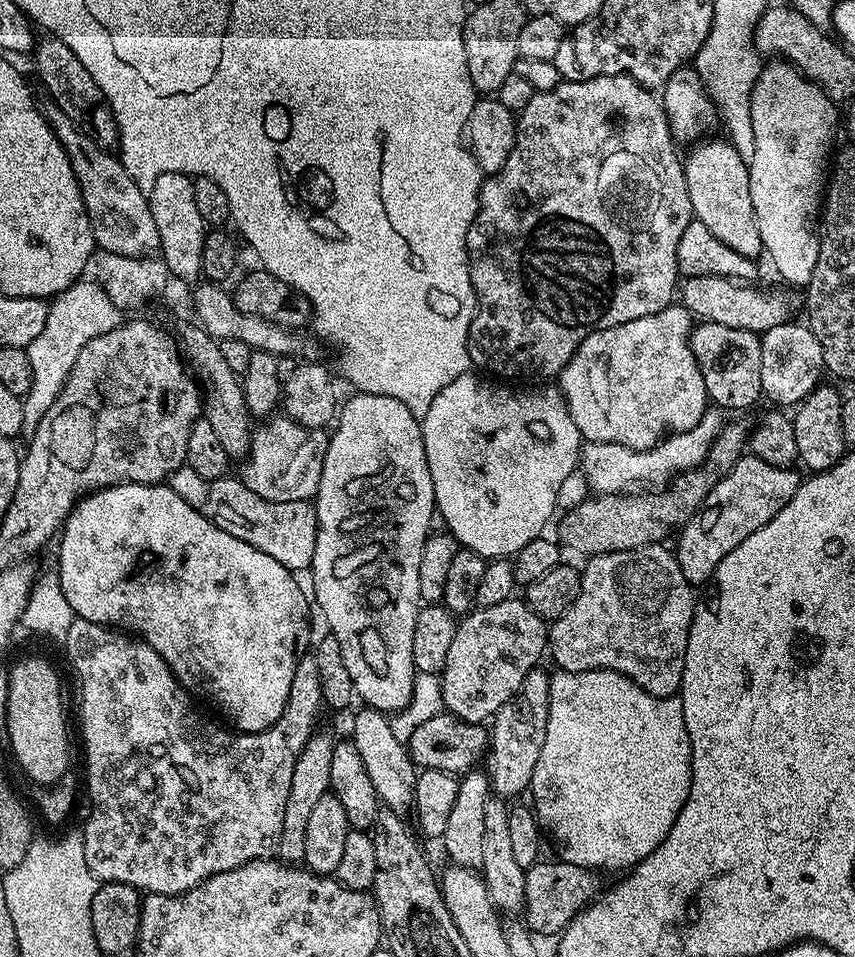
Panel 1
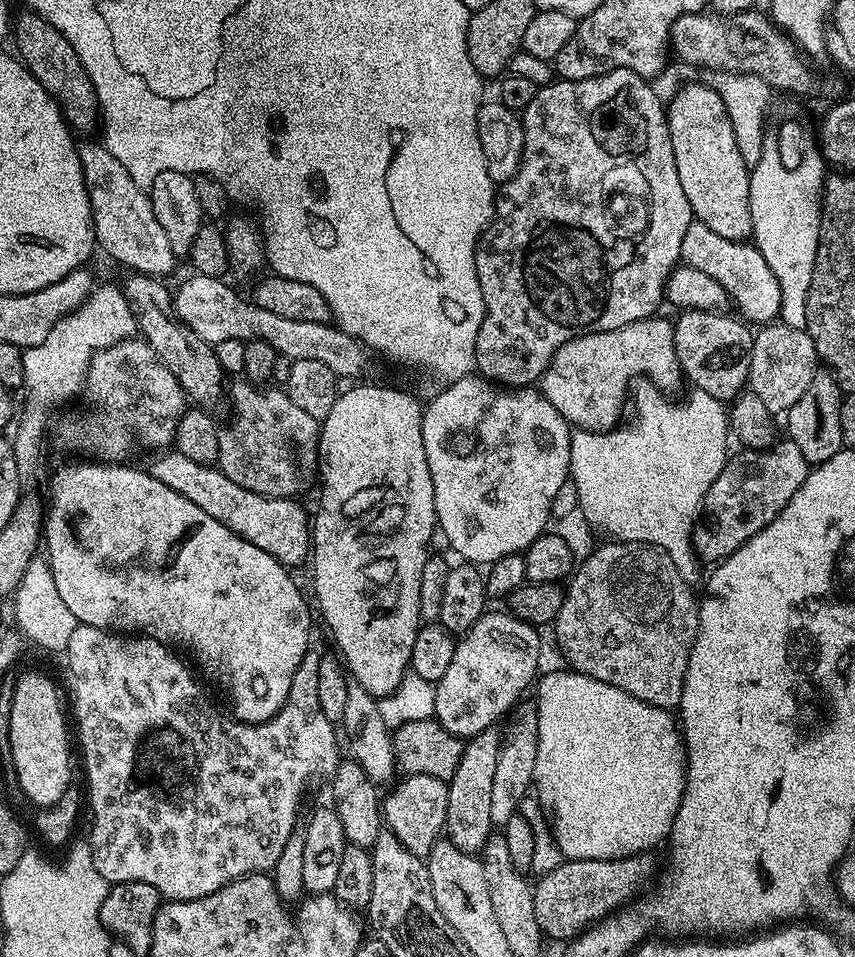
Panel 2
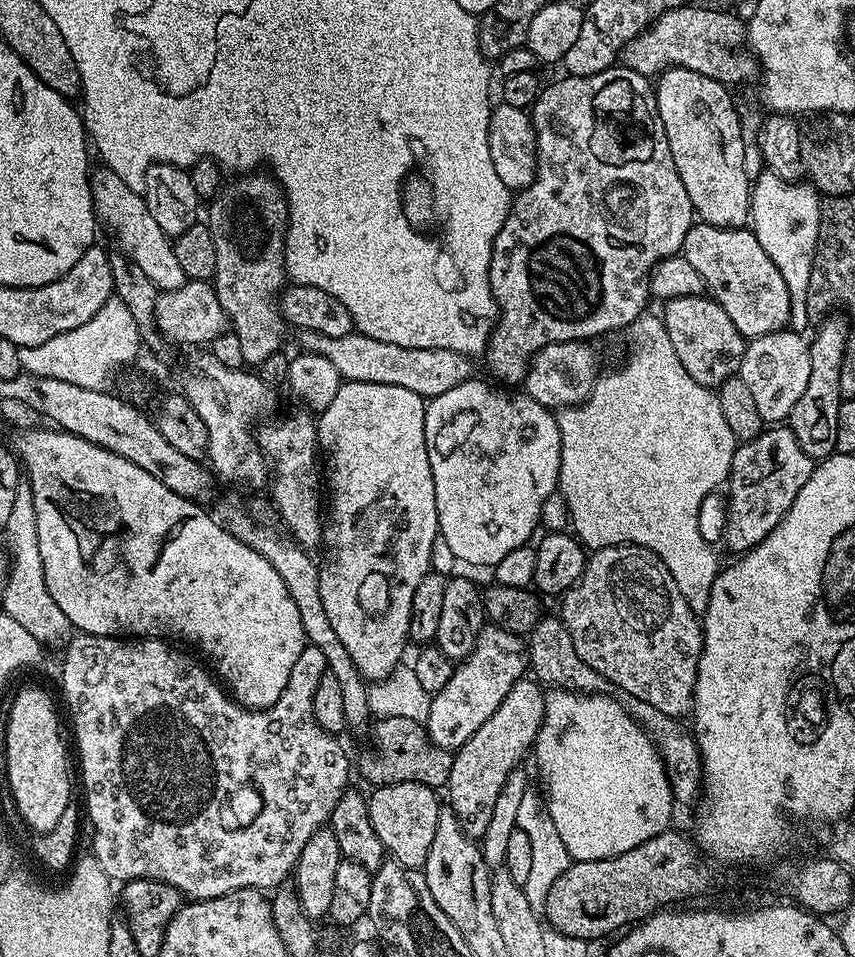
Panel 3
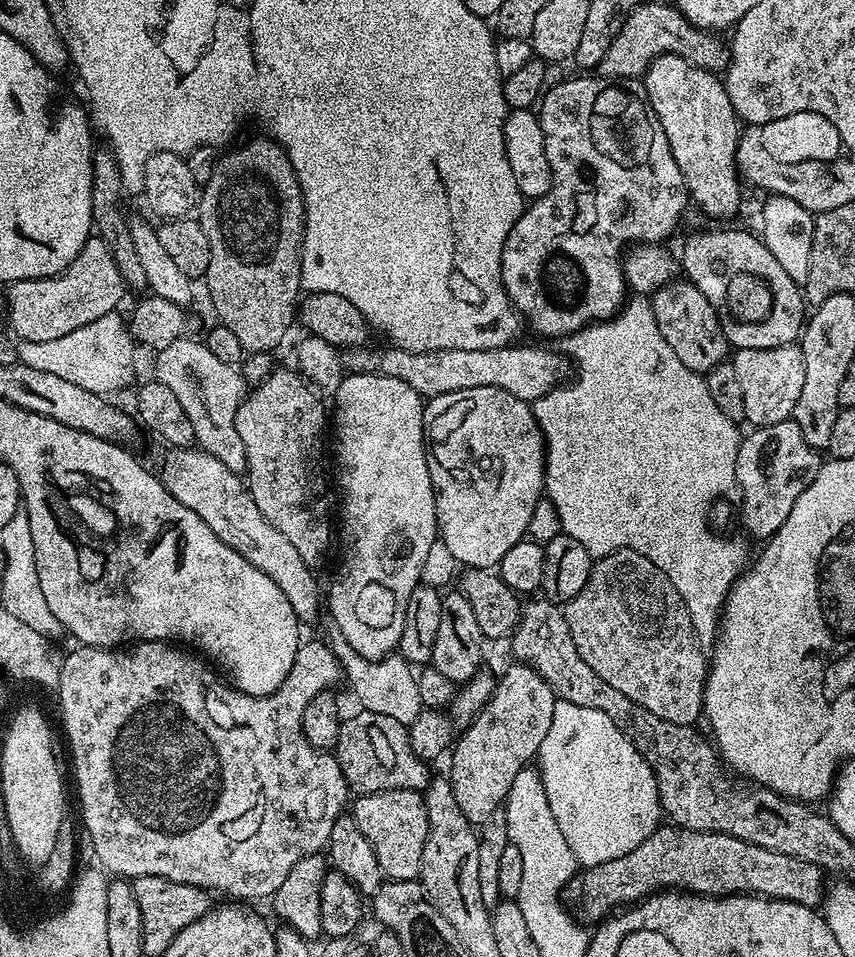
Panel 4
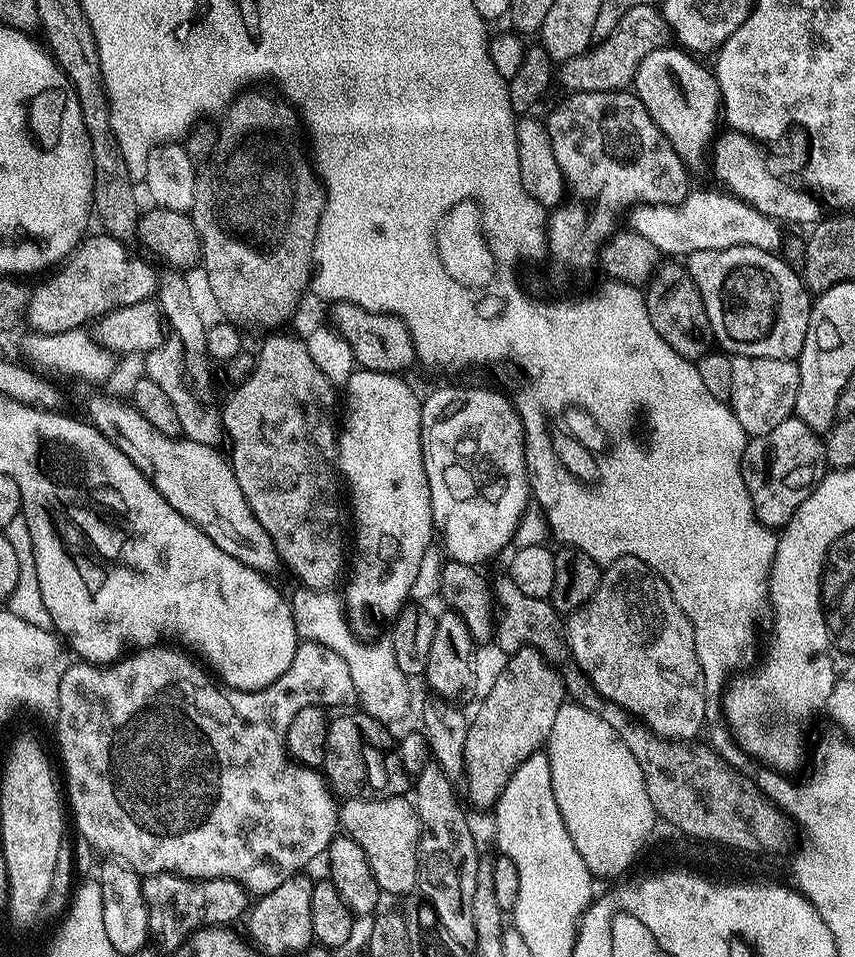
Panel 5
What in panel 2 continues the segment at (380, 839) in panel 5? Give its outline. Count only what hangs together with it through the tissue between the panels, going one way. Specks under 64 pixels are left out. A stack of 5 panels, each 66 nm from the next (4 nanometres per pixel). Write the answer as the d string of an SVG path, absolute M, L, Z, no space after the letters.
M430 774L405 775L400 785L391 789L392 793L382 800L382 820L391 831L399 836L408 849L416 856L424 858L431 852L437 840L445 831L446 810L448 809L447 783Z

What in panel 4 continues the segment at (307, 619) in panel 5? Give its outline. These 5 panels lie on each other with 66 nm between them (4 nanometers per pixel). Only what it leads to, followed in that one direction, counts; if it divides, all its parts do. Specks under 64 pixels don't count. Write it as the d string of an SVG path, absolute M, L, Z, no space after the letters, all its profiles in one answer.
M333 631L331 635L332 653L339 658L343 677L346 679L346 684L348 680L349 686L352 687L352 692L360 703L359 707L366 712L398 718L398 722L411 726L422 711L416 681L417 673L413 665L399 654L386 656L382 660L367 660L362 658L362 654L353 650L350 642L346 642L346 638L342 638L340 632Z

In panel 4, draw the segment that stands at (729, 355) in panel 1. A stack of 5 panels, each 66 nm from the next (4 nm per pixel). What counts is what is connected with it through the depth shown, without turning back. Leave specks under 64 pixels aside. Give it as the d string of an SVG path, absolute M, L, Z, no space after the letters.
M677 278L670 284L663 284L650 297L654 310L654 322L658 322L658 330L662 330L662 338L678 354L682 366L690 366L690 370L707 374L714 366L725 363L730 356L730 345L724 336L718 314L710 302L687 279Z

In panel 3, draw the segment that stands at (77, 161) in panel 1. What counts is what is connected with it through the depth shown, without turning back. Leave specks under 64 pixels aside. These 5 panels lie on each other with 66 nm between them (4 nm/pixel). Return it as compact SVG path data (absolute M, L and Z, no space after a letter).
M103 166L93 167L90 172L92 181L92 204L96 207L96 219L101 225L108 227L110 235L116 239L115 247L137 264L154 282L160 292L174 292L186 282L182 266L178 266L178 258L174 258L172 240L164 233L162 226L154 222L154 214L150 214L148 204L141 193L130 190L114 170Z

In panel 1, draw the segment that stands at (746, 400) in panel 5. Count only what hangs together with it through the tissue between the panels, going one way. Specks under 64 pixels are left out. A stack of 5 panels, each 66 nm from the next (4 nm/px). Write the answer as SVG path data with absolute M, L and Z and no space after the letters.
M789 322L779 324L766 330L760 336L762 346L762 393L773 400L773 405L799 405L801 400L821 383L820 375L825 375L822 346L818 346L818 338L808 329L807 323Z

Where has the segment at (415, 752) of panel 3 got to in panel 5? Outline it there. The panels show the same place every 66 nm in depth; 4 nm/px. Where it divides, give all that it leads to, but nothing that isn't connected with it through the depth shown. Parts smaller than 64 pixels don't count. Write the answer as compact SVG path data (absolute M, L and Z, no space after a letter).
M362 710L349 716L333 715L326 734L326 758L322 765L333 793L340 798L353 800L384 800L387 796L404 796L410 788L410 774L394 750L394 736L380 721Z

